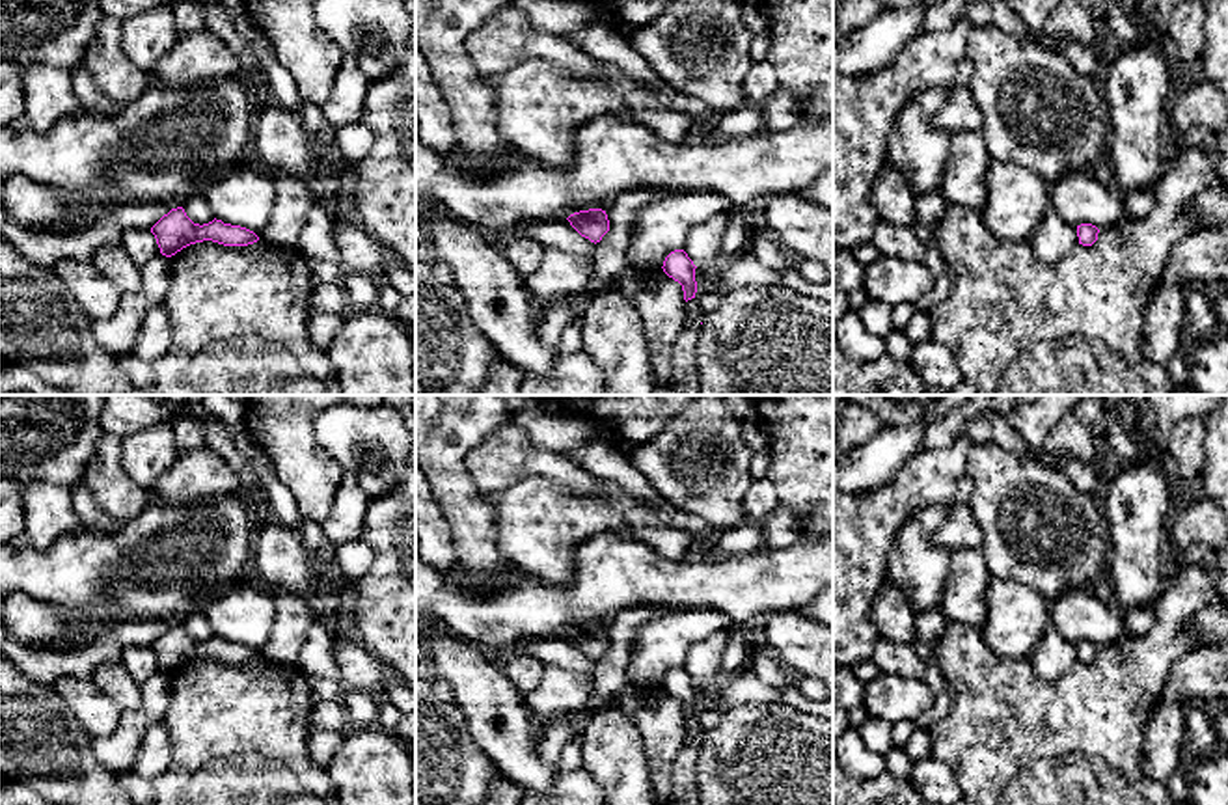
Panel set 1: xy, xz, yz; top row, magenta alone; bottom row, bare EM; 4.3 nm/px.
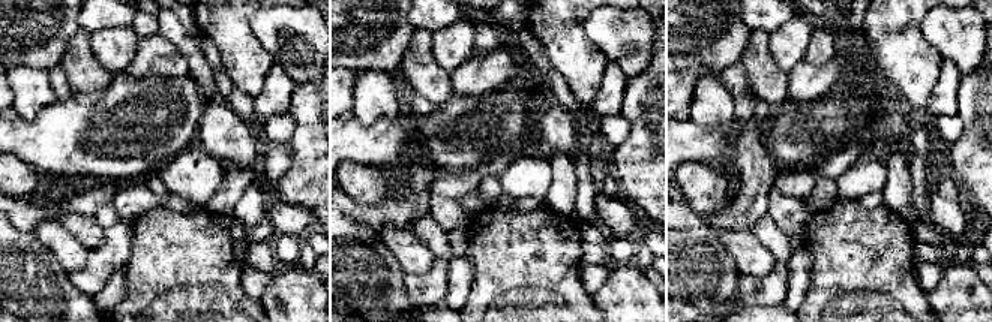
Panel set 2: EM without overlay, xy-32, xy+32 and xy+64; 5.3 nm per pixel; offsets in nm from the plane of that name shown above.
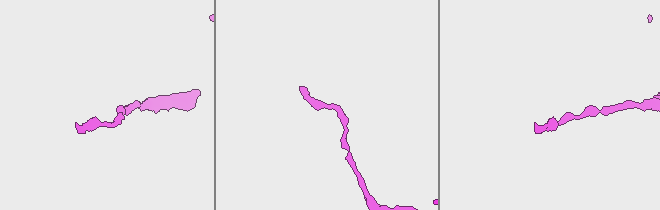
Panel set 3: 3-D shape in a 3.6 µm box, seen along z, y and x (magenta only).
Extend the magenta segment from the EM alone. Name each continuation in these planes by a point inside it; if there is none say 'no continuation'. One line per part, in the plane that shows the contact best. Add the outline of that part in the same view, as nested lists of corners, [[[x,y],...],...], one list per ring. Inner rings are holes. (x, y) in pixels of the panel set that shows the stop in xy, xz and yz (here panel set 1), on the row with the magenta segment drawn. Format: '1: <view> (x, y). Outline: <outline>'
no continuation

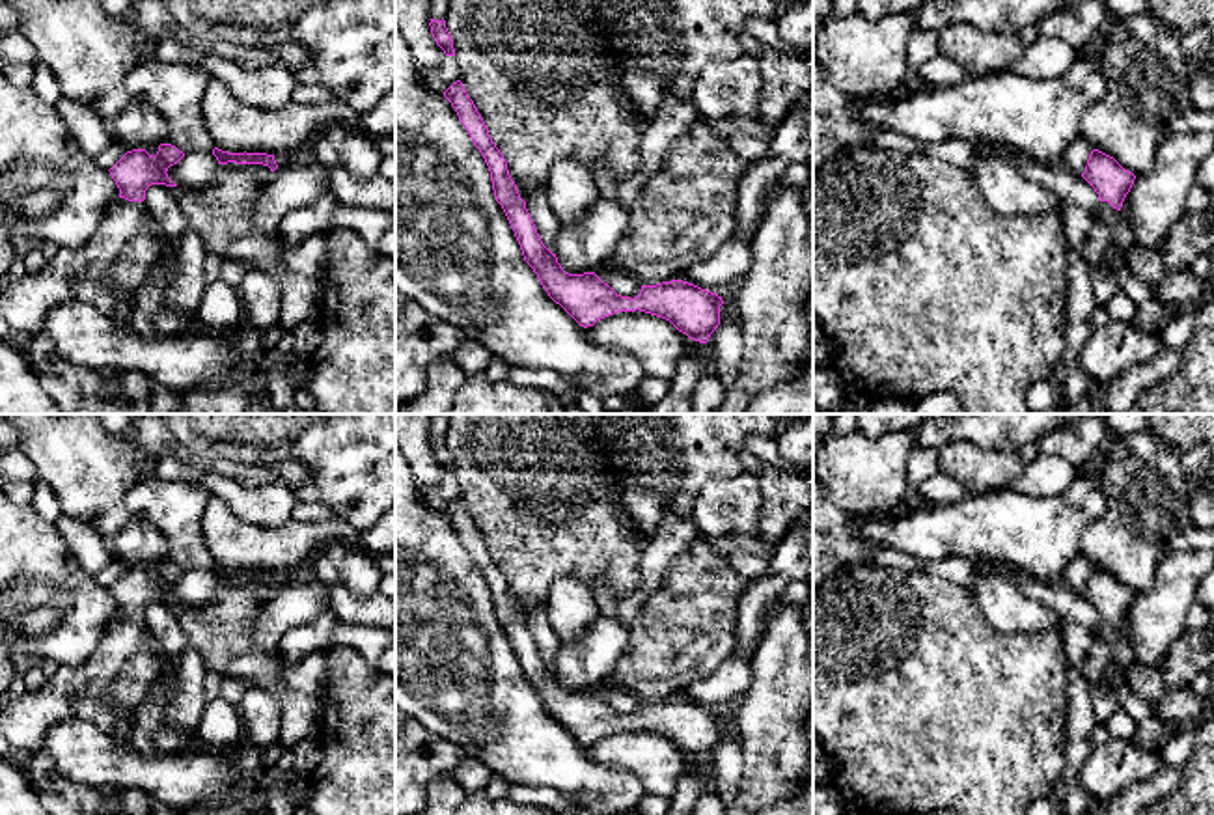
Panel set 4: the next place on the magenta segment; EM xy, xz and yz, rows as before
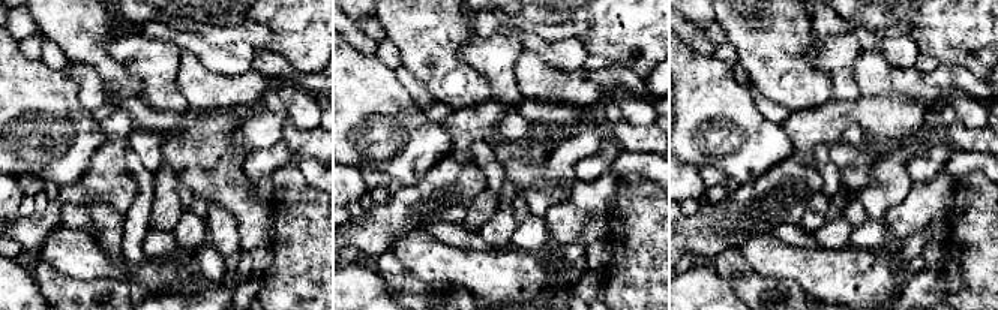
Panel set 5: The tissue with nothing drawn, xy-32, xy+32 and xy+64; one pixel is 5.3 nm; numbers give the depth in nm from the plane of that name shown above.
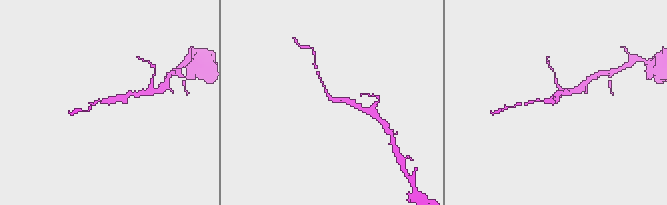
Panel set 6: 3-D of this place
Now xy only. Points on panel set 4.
1: xy (122, 252). Outline: [[[117,198],[88,242],[60,248],[35,276],[0,289],[0,319],[13,334],[35,338],[54,306],[71,302],[67,282],[88,278],[134,295],[162,254],[162,237],[145,220],[145,201]]]

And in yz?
1: yz (1110, 237). Outline: [[[1102,201],[1083,242],[1083,261],[1089,270],[1098,265],[1108,265],[1113,270],[1124,269],[1128,267],[1128,250],[1134,241],[1124,214],[1113,209],[1111,203]]]

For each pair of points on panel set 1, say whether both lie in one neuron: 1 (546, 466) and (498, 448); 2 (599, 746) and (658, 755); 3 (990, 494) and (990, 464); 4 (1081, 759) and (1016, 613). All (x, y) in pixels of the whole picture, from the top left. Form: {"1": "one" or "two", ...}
{"1": "one", "2": "two", "3": "one", "4": "two"}

